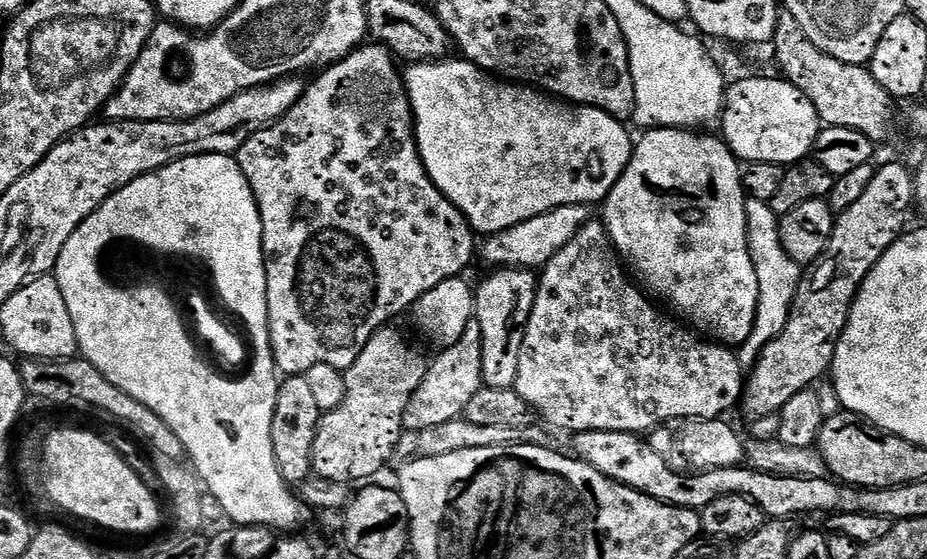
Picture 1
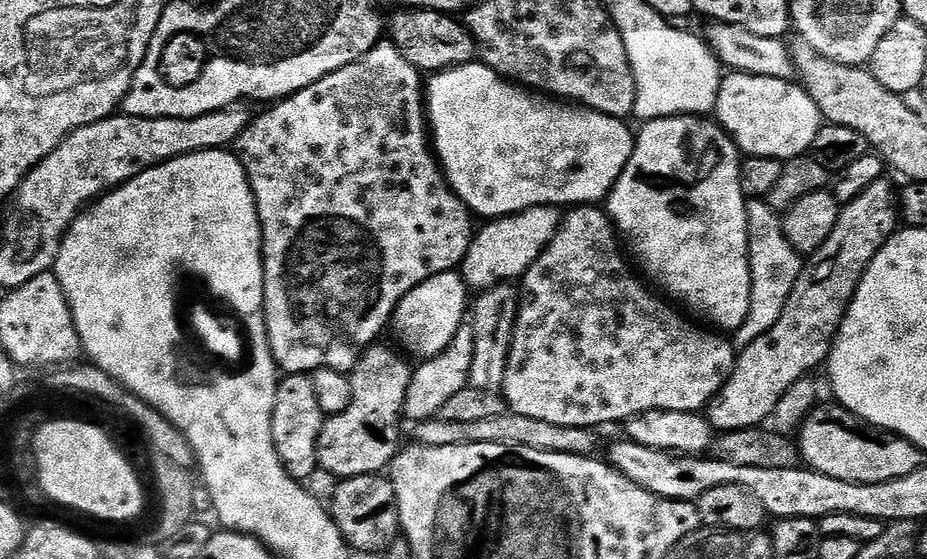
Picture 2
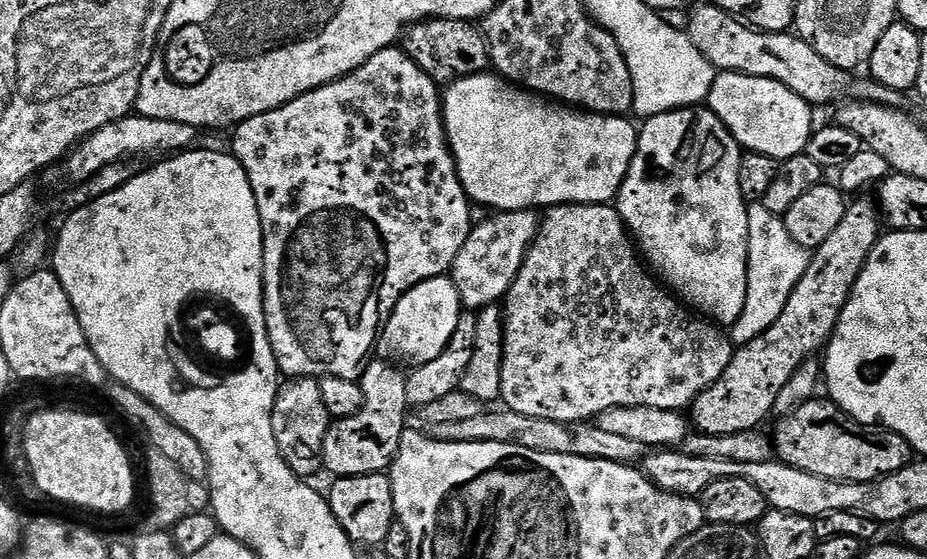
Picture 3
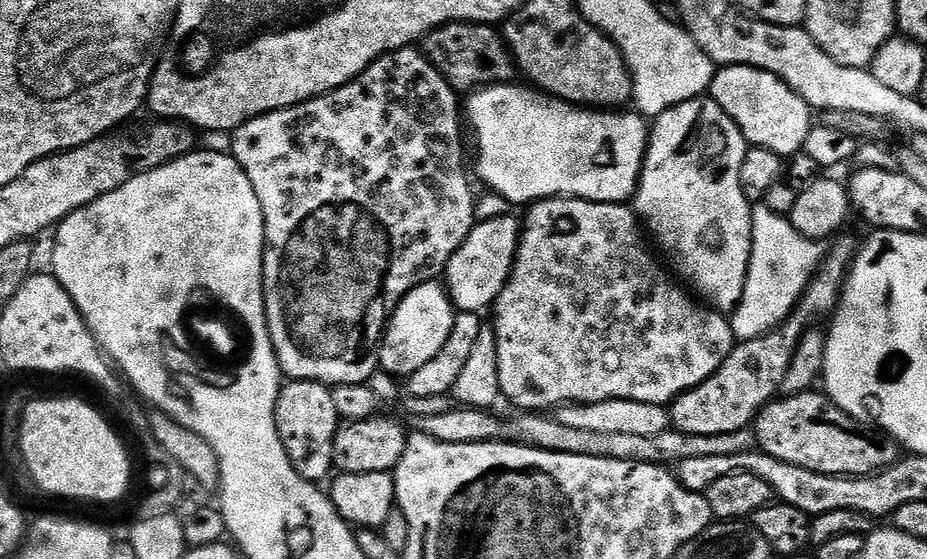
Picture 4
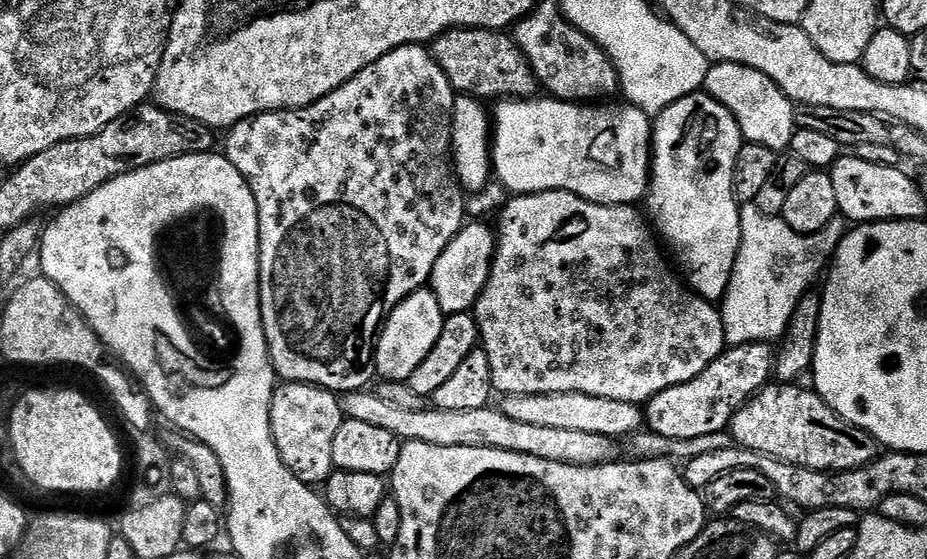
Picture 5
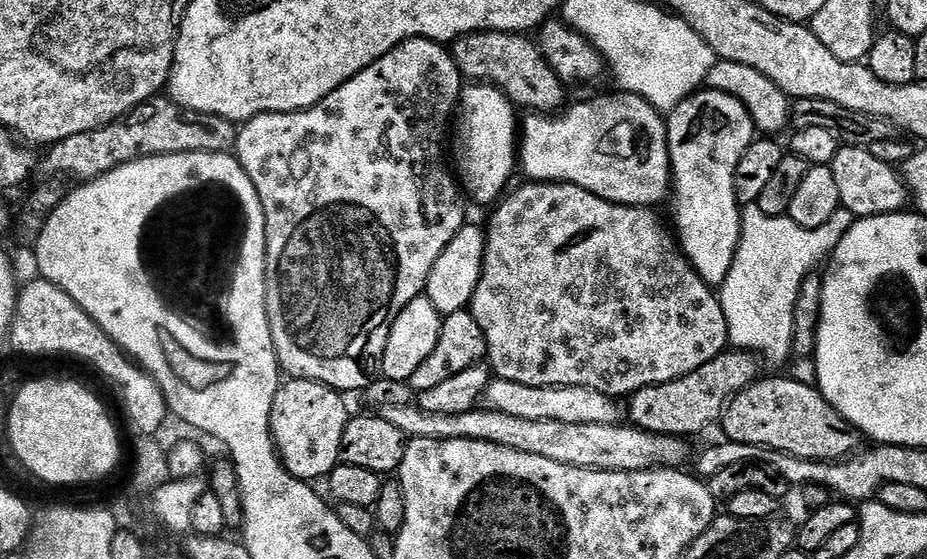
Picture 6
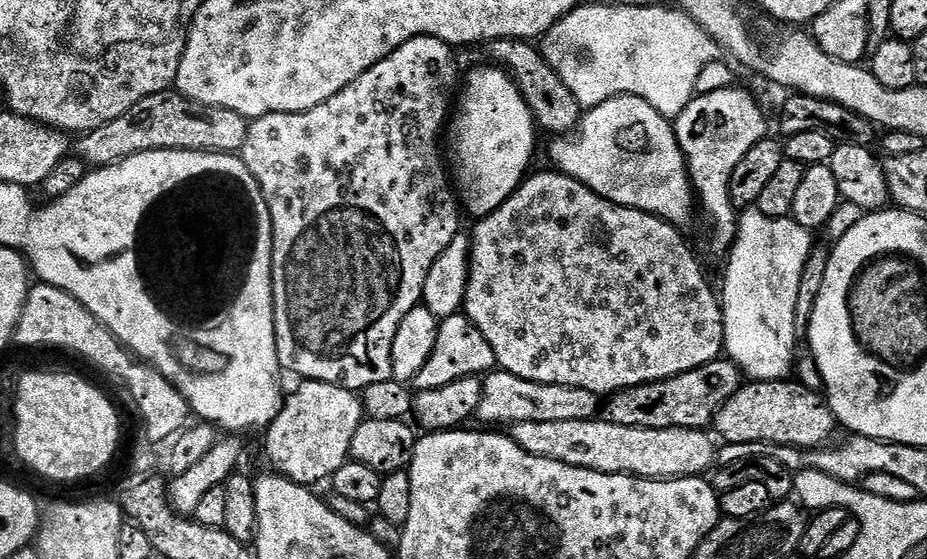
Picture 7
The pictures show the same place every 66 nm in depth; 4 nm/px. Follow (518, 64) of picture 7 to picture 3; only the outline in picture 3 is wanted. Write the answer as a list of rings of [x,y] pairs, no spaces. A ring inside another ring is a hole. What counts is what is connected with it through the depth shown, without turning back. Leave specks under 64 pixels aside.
[[[431,19],[413,24],[403,33],[402,47],[404,53],[441,86],[467,76],[479,76],[490,68],[488,41],[475,23],[466,20]]]

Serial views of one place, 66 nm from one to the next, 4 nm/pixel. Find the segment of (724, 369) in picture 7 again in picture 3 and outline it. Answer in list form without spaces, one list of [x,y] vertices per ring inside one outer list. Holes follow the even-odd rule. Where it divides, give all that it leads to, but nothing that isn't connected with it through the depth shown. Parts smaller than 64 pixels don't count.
[[[856,198],[849,203],[834,234],[830,234],[830,238],[826,238],[826,242],[811,253],[806,274],[802,274],[798,286],[790,294],[778,322],[774,322],[774,326],[758,338],[739,345],[733,351],[730,366],[722,378],[718,378],[718,382],[711,384],[693,402],[690,420],[696,432],[717,436],[759,429],[763,425],[760,423],[768,415],[773,415],[778,393],[790,382],[790,378],[794,378],[798,366],[825,351],[854,290],[858,274],[882,235],[879,207],[873,201],[871,204],[860,199],[864,198]]]

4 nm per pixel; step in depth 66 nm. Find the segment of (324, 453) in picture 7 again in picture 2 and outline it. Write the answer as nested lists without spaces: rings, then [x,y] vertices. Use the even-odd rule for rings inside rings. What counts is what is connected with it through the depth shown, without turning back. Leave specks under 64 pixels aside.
[[[288,374],[277,383],[276,397],[274,398],[274,410],[272,411],[272,441],[276,447],[276,453],[288,475],[301,482],[307,481],[307,476],[312,471],[317,471],[316,443],[320,437],[320,430],[326,417],[324,411],[318,406],[318,400],[314,394],[311,379],[304,374]]]

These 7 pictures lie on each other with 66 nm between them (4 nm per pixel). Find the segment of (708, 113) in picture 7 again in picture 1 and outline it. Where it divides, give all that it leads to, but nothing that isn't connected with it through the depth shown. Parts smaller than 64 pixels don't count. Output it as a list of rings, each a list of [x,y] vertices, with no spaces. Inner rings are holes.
[[[653,126],[647,129],[647,131],[643,133],[644,137],[642,137],[641,140],[637,139],[635,141],[632,157],[626,166],[626,170],[618,178],[618,182],[615,186],[608,191],[607,198],[602,202],[602,209],[604,208],[602,223],[604,227],[607,228],[608,236],[612,240],[612,247],[616,249],[621,261],[623,261],[631,271],[632,268],[636,271],[637,277],[635,276],[635,279],[639,281],[657,301],[665,300],[666,303],[673,304],[673,306],[685,316],[685,318],[683,317],[685,321],[693,320],[694,323],[701,324],[702,327],[708,328],[709,334],[707,333],[707,335],[715,338],[719,343],[725,346],[737,346],[736,344],[742,343],[743,340],[747,341],[752,335],[753,322],[756,320],[757,302],[757,274],[754,270],[754,262],[750,258],[750,250],[748,249],[746,197],[744,195],[744,188],[740,185],[741,161],[737,159],[735,153],[731,151],[719,135],[707,136],[706,133],[707,131],[704,130],[662,128],[659,126]]]

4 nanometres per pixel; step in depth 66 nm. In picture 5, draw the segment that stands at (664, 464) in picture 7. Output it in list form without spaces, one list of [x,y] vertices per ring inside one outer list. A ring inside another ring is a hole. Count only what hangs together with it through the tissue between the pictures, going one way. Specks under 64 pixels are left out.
[[[361,390],[347,393],[343,397],[342,407],[347,419],[367,422],[370,426],[379,426],[381,430],[390,430],[390,434],[397,436],[401,442],[430,442],[430,446],[493,448],[550,462],[582,466],[610,464],[617,459],[617,441],[611,436],[585,434],[579,430],[554,430],[547,426],[526,426],[526,422],[506,418],[506,414],[496,406],[482,410],[442,410],[429,406],[424,410],[413,411],[378,398],[374,390]]]

